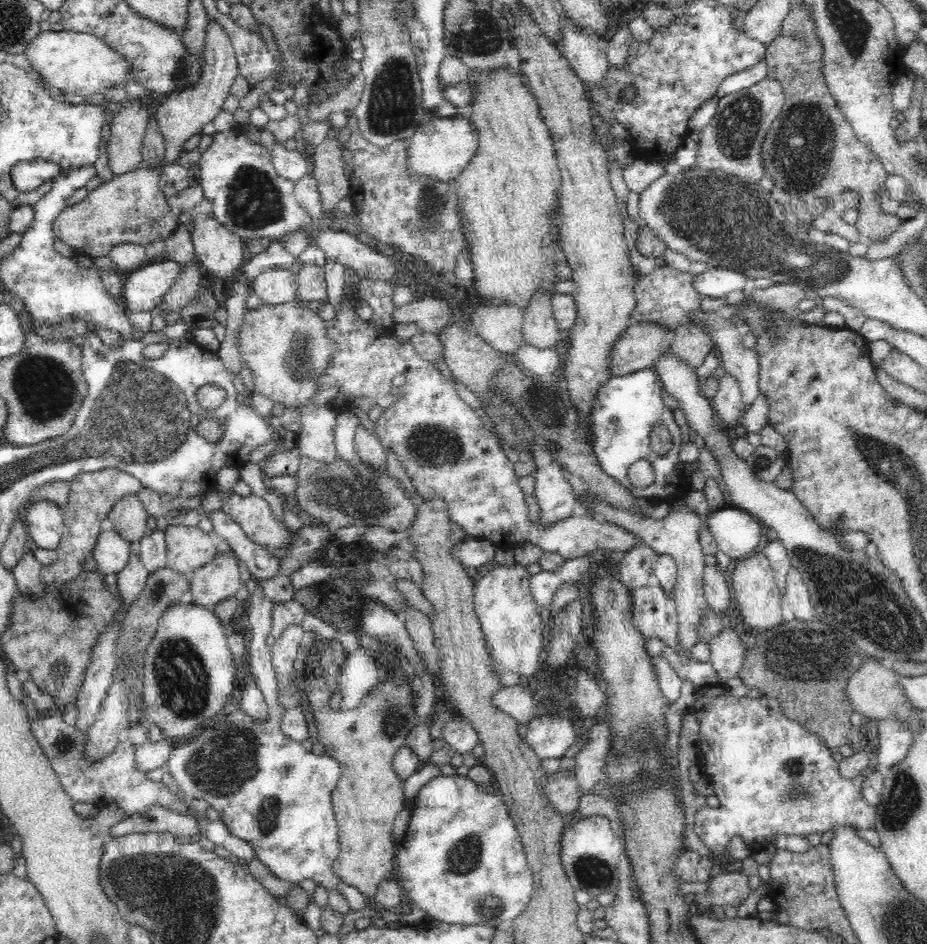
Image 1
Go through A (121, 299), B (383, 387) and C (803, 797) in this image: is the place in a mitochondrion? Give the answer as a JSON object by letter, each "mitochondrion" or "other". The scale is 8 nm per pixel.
{"A":"other","B":"other","C":"mitochondrion"}

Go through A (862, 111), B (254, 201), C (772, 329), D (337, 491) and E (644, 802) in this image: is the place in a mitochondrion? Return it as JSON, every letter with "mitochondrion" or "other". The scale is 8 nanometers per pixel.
{"A":"other","B":"mitochondrion","C":"mitochondrion","D":"mitochondrion","E":"other"}

